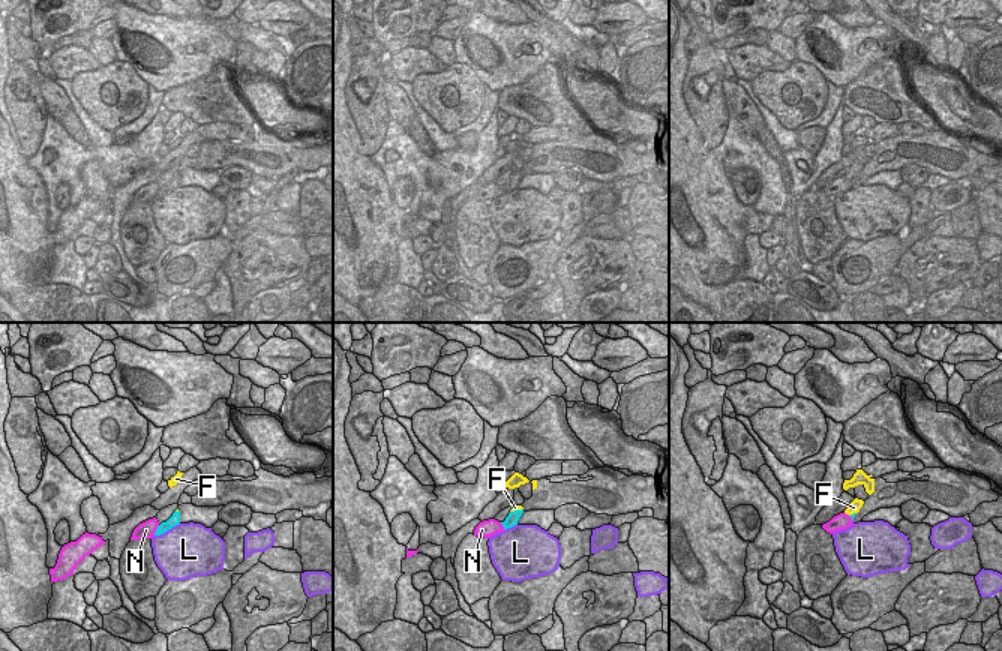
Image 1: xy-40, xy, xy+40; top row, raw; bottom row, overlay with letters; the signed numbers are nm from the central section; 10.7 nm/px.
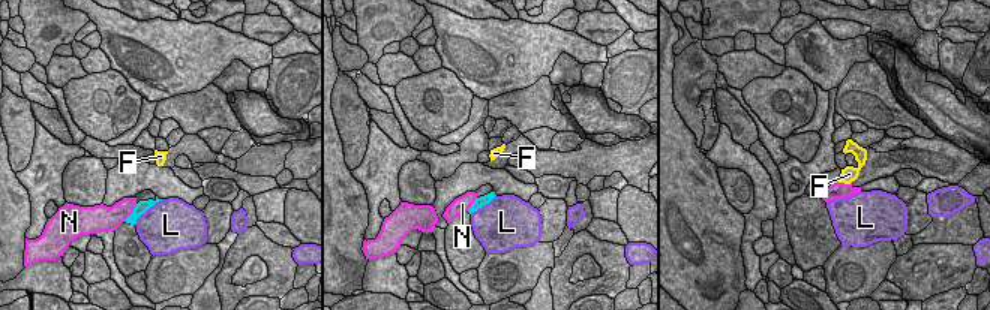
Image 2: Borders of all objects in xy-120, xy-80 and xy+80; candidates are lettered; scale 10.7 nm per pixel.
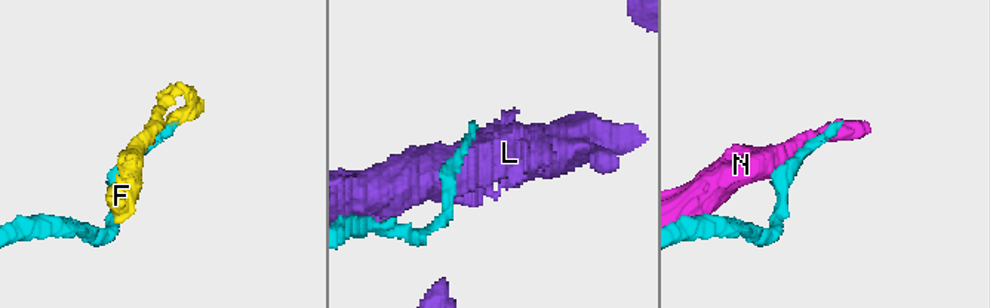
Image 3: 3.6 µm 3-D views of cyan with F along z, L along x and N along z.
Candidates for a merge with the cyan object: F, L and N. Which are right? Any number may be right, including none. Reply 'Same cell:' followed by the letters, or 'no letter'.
Same cell: no letter

